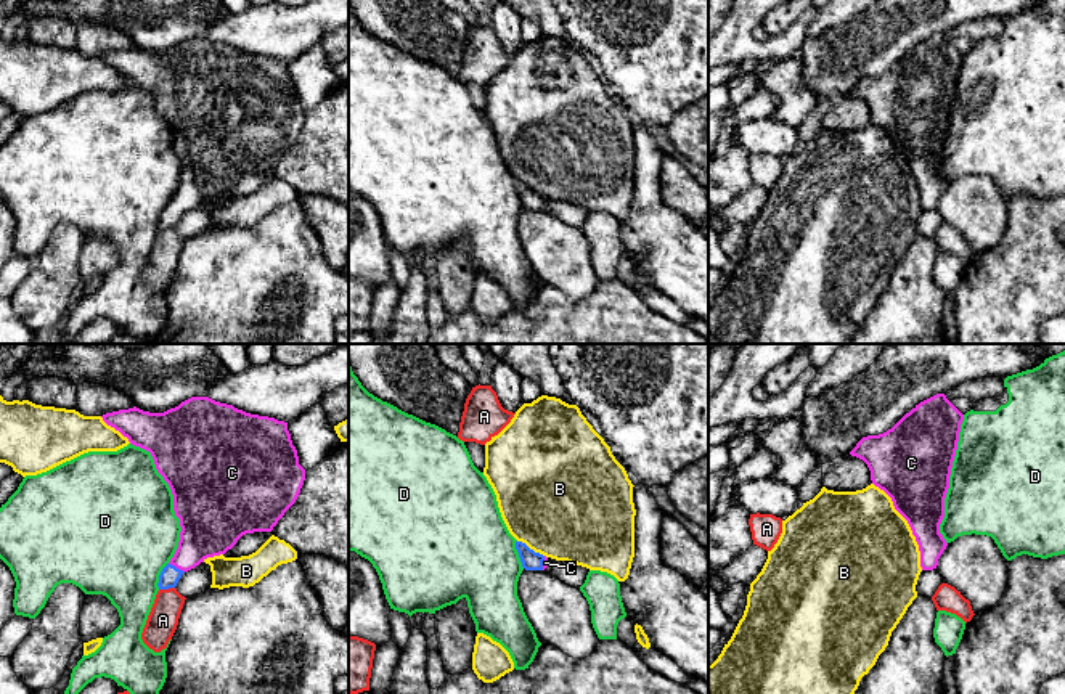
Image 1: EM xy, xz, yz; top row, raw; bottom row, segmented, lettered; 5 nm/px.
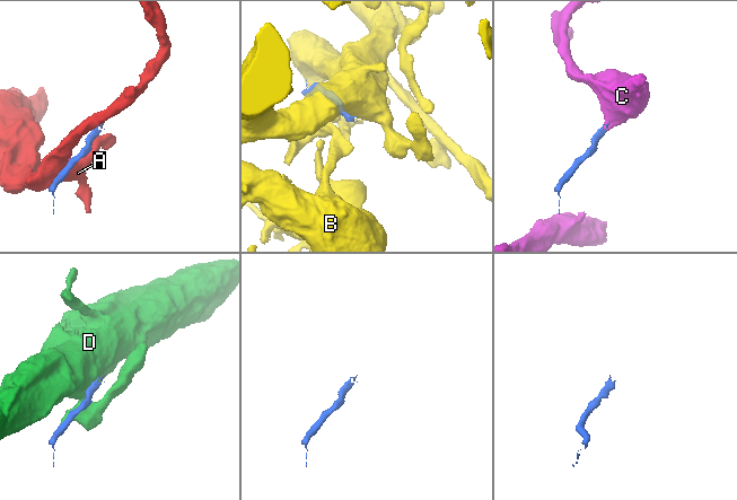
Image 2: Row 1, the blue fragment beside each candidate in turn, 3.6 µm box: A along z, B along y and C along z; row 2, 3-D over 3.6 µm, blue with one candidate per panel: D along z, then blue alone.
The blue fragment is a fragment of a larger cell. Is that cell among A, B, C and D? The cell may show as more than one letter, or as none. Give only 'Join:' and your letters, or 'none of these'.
Join: C

